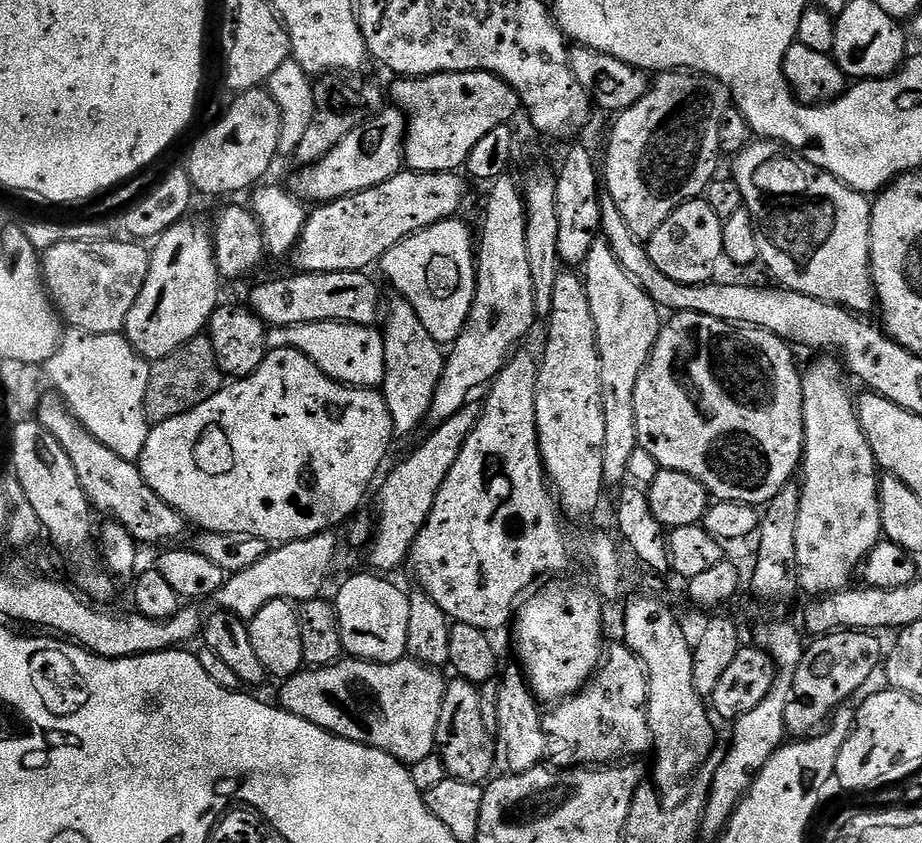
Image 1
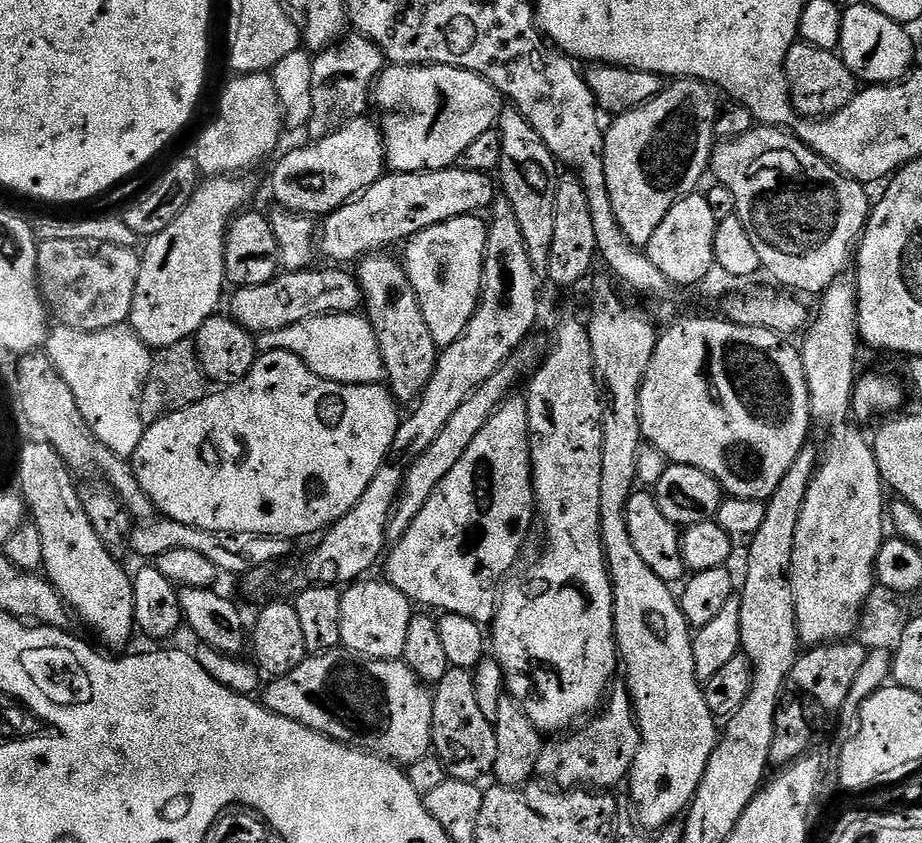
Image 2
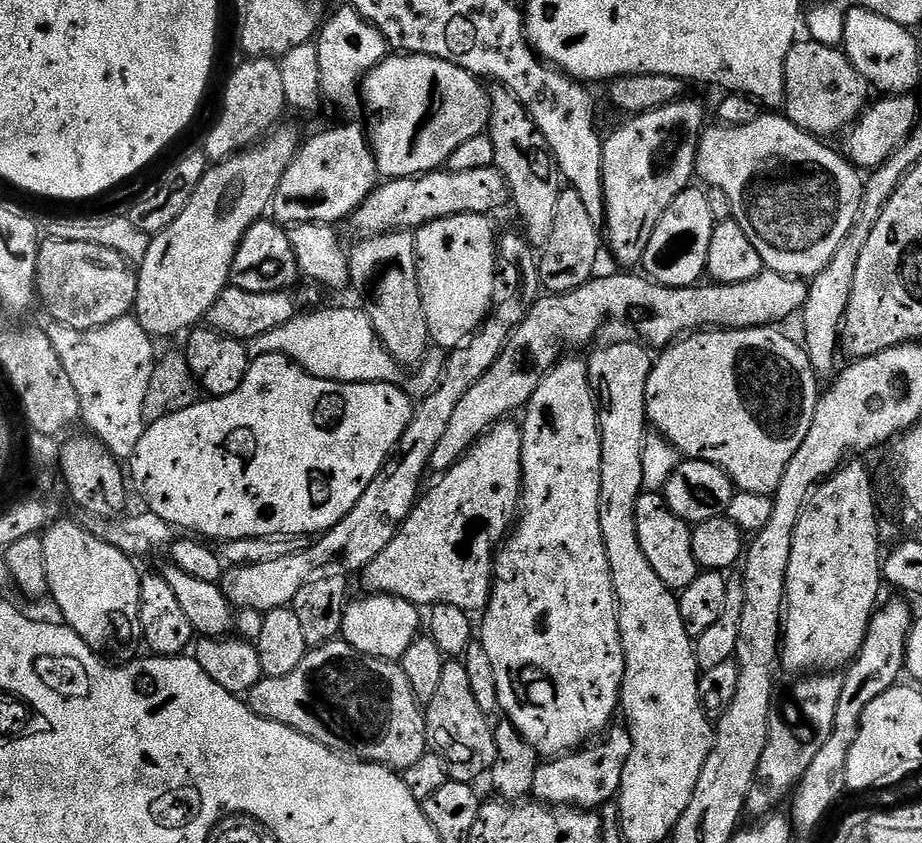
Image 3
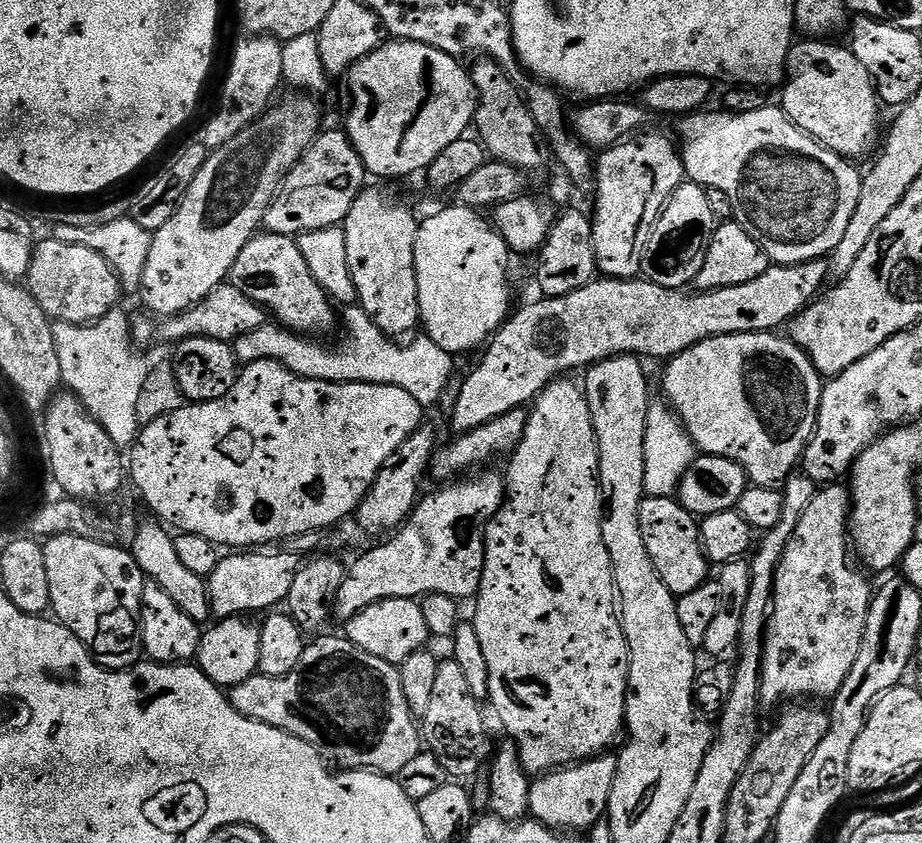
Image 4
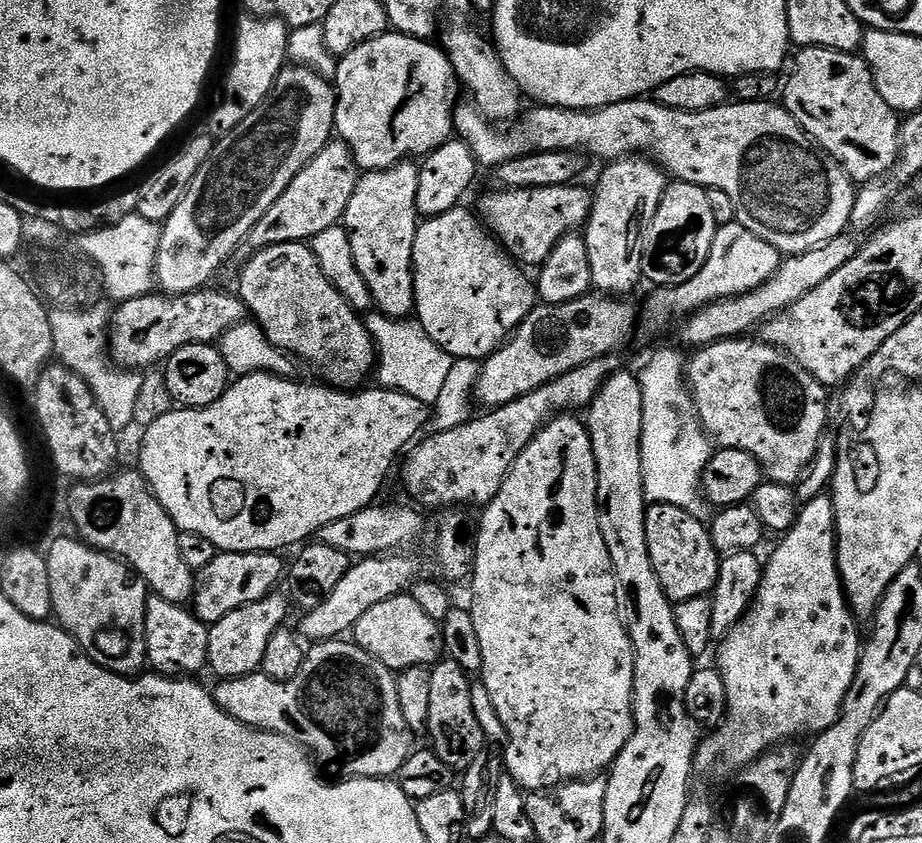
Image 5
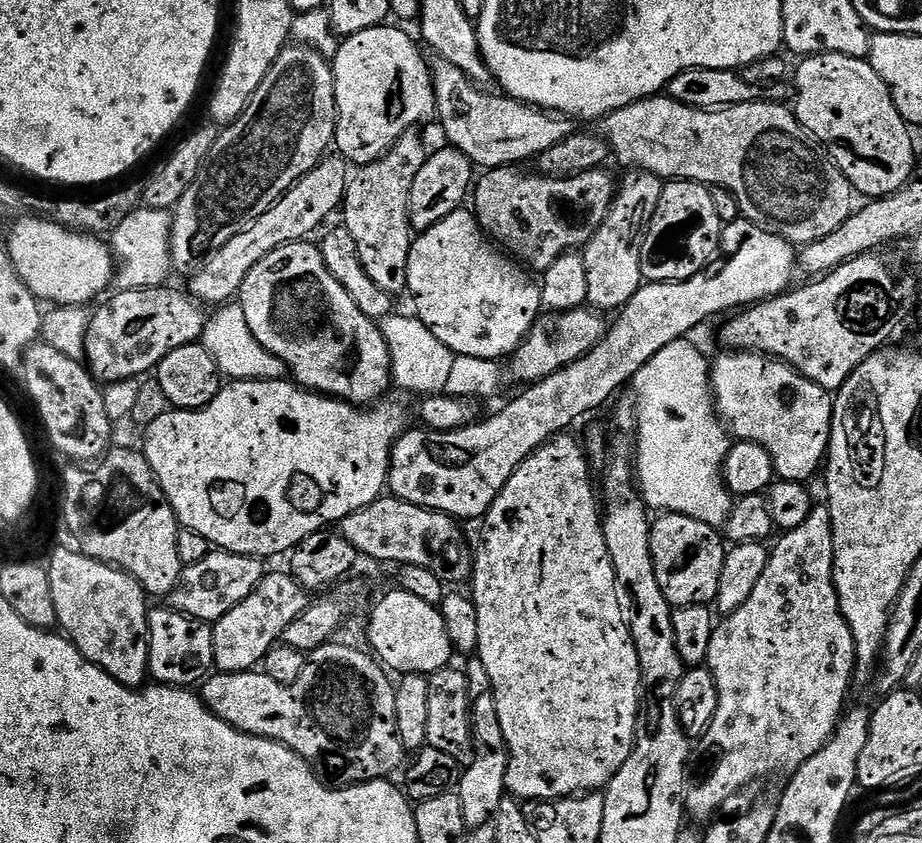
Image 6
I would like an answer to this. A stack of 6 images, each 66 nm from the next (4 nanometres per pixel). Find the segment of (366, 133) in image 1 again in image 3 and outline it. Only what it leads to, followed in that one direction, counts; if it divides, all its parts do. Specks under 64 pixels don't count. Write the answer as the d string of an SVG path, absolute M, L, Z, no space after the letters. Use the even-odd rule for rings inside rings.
M356 124L328 128L301 143L286 174L282 174L270 212L281 226L306 222L335 225L336 220L347 221L377 184L376 156L365 129Z

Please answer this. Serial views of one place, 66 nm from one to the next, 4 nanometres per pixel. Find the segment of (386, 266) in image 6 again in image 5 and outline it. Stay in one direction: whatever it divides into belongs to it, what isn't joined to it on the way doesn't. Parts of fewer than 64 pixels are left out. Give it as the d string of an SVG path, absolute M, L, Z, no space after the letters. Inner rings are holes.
M411 159L386 170L364 172L350 194L342 227L348 232L358 274L366 278L372 291L372 303L384 315L403 320L413 315L416 291L412 277L414 238L418 227L418 178L420 164Z

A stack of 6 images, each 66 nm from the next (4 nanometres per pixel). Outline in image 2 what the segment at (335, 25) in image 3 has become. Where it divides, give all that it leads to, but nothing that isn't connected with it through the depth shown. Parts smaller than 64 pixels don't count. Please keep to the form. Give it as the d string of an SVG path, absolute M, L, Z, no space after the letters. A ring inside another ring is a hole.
M348 34L331 48L315 53L312 62L312 116L306 125L309 141L321 140L365 115L374 100L374 85L384 71L382 50L365 36Z

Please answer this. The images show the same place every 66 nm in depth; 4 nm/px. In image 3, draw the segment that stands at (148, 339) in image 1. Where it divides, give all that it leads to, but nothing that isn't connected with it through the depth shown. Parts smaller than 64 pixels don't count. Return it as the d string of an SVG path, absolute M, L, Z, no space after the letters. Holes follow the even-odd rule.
M284 127L273 128L256 143L213 163L202 182L198 182L198 190L194 190L190 202L186 202L186 210L182 210L182 214L174 218L165 232L157 232L151 237L146 254L138 264L134 309L137 322L148 331L149 336L176 336L179 332L184 334L195 329L207 317L222 290L229 287L234 254L246 230L257 220L265 219L266 213L271 209L274 194L282 182L282 174L286 174L290 162L300 151L302 136L294 129Z

